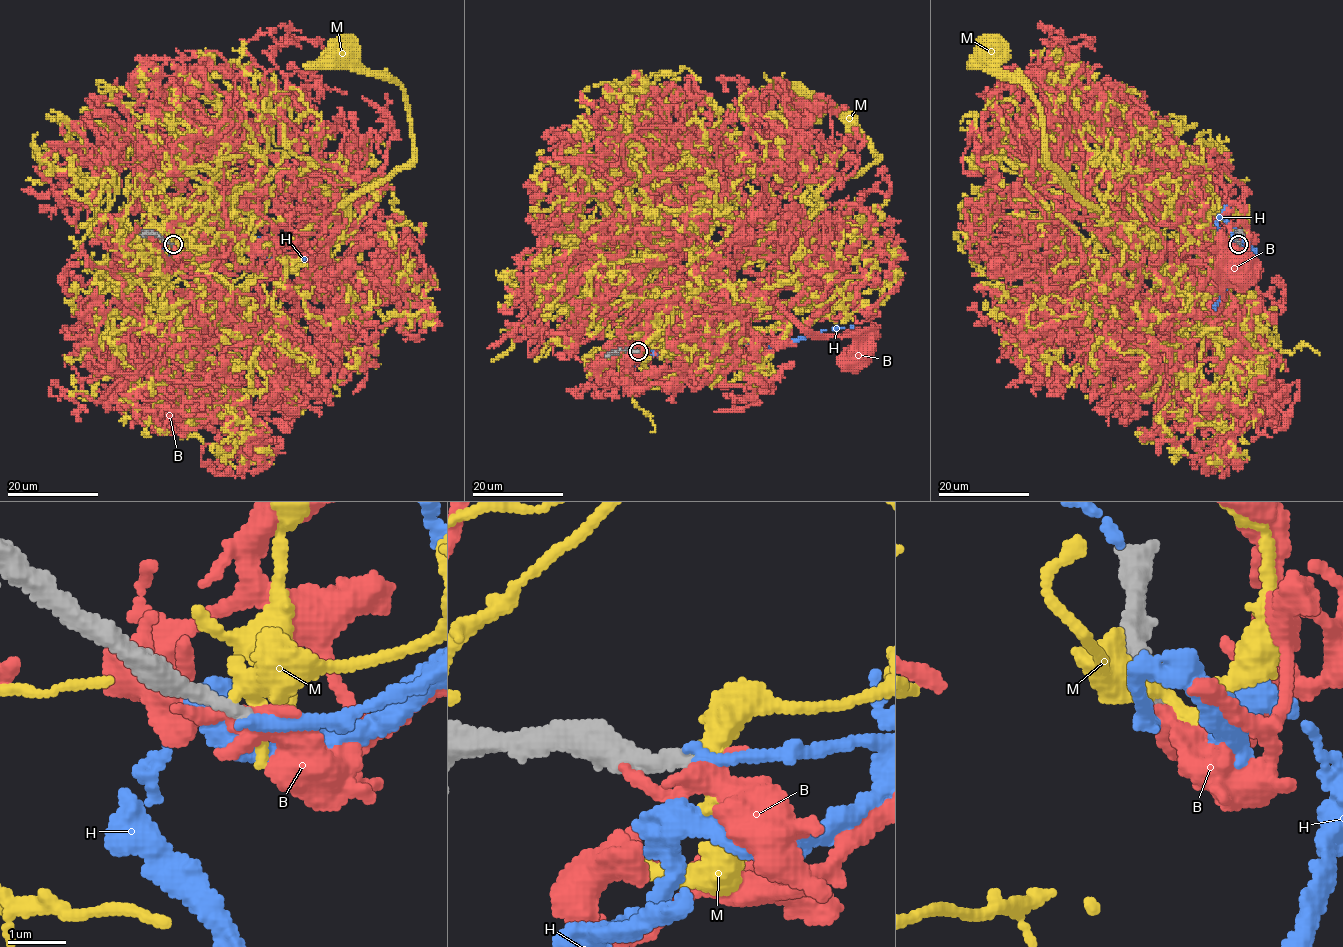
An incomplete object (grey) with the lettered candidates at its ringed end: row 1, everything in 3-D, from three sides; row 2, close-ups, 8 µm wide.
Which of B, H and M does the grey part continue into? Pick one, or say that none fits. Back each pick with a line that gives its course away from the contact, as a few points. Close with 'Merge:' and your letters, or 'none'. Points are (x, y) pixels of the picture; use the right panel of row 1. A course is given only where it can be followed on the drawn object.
H: Its course: (1238, 244), (1235, 229), (1227, 220), (1227, 205), (1217, 218), (1214, 234), (1236, 255), (1214, 304)
Merge: H

